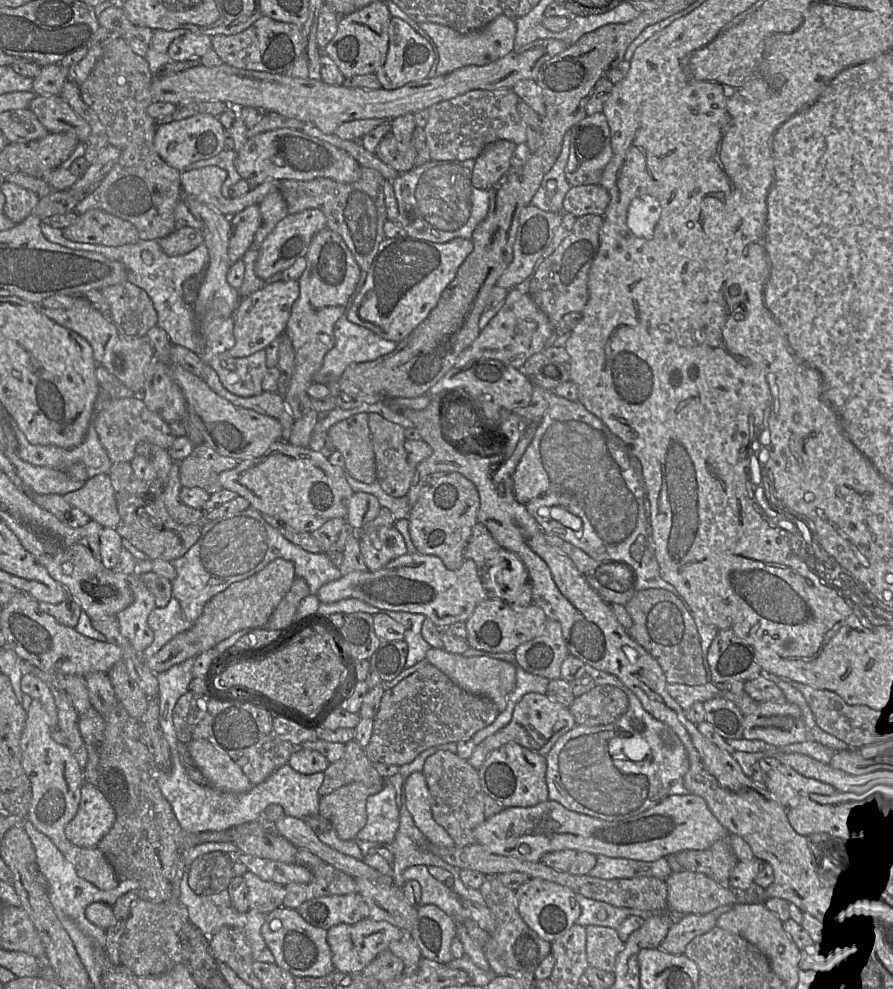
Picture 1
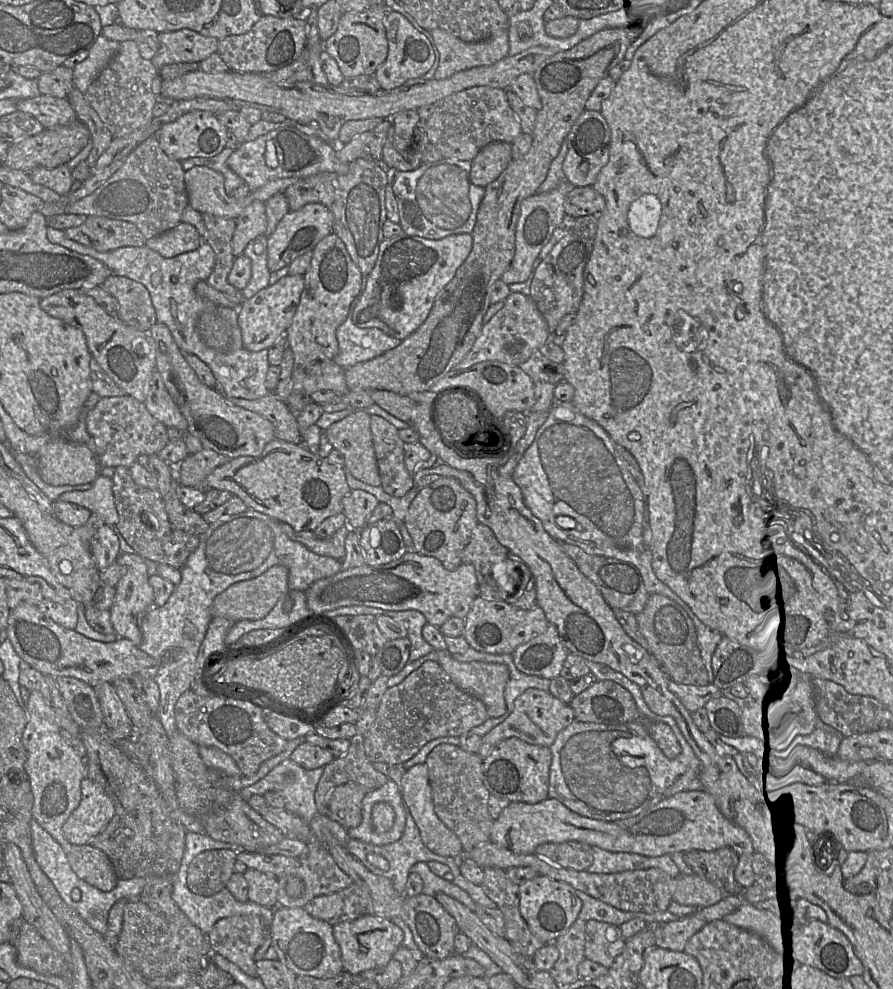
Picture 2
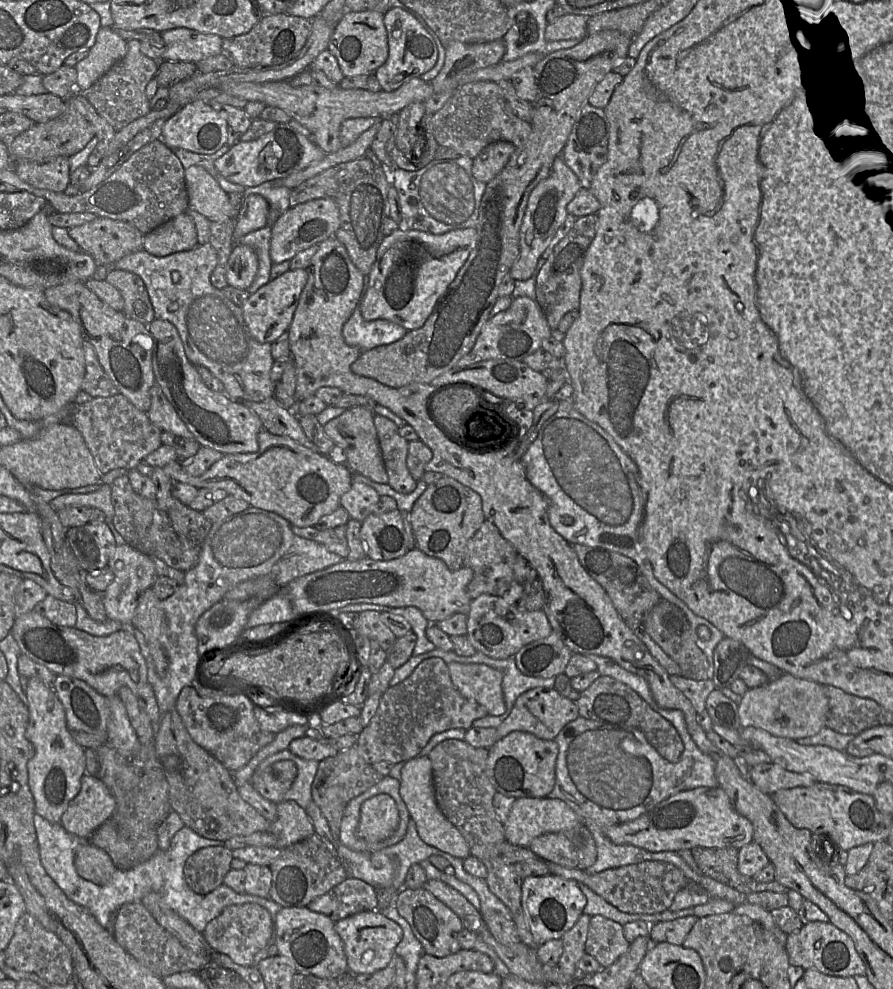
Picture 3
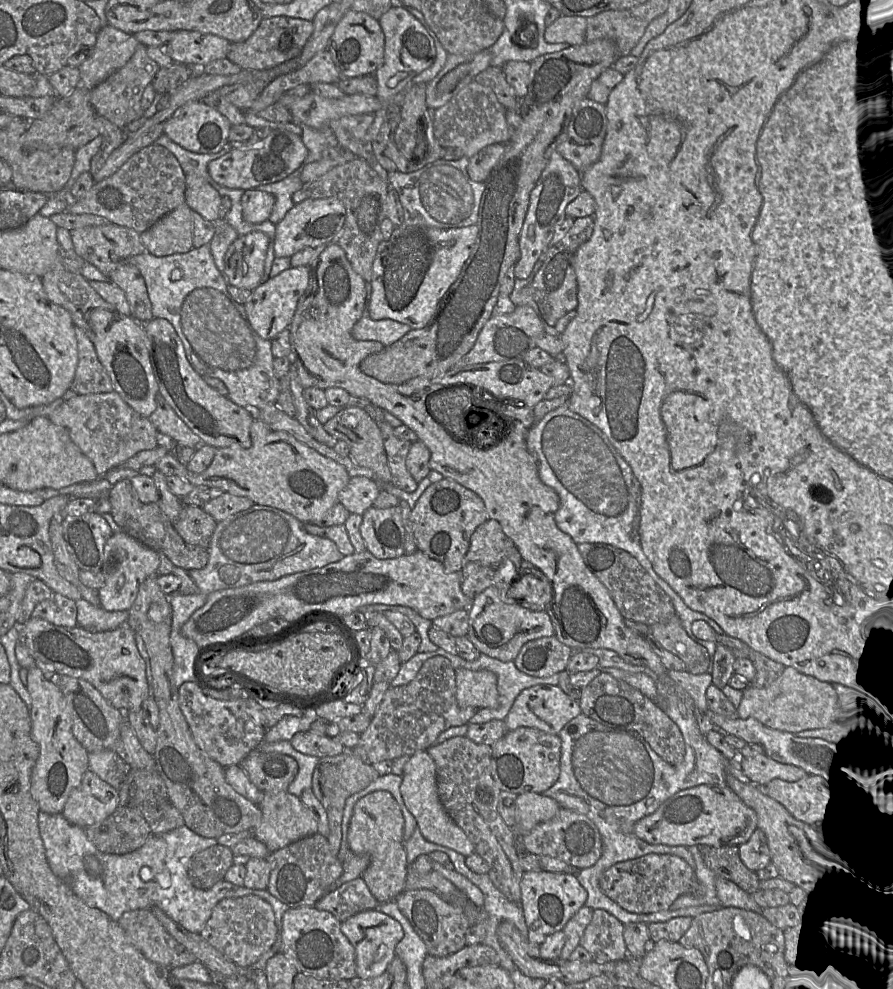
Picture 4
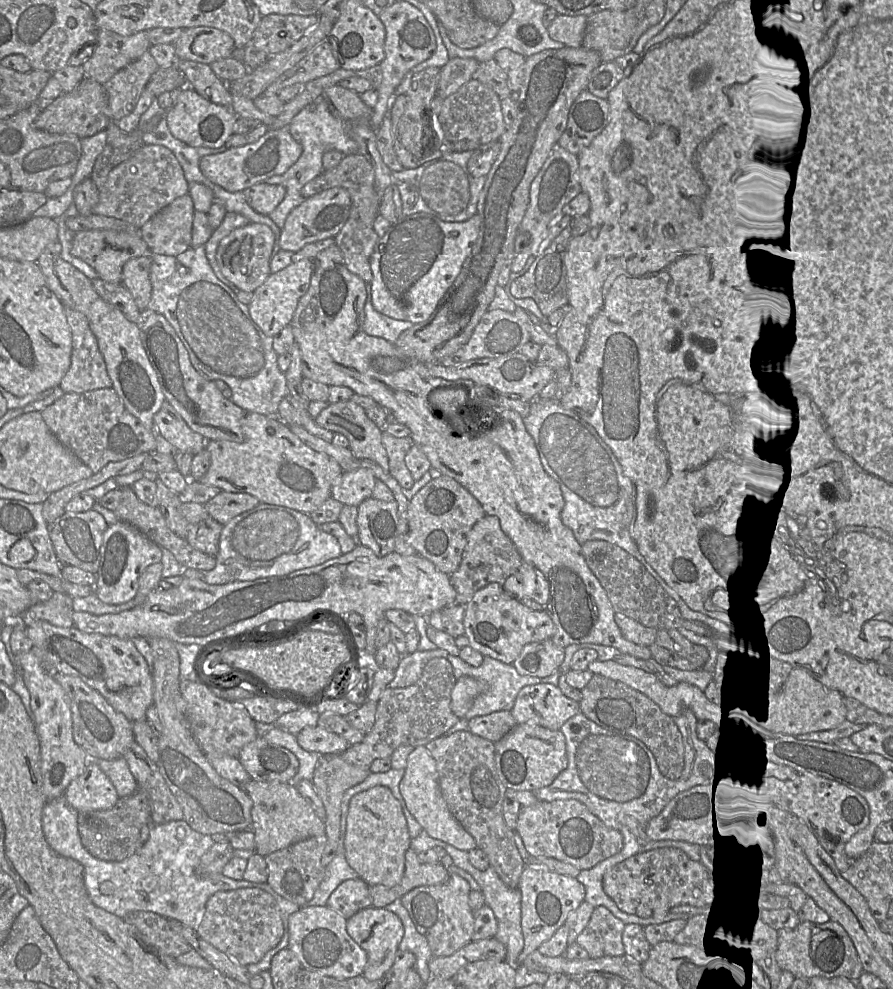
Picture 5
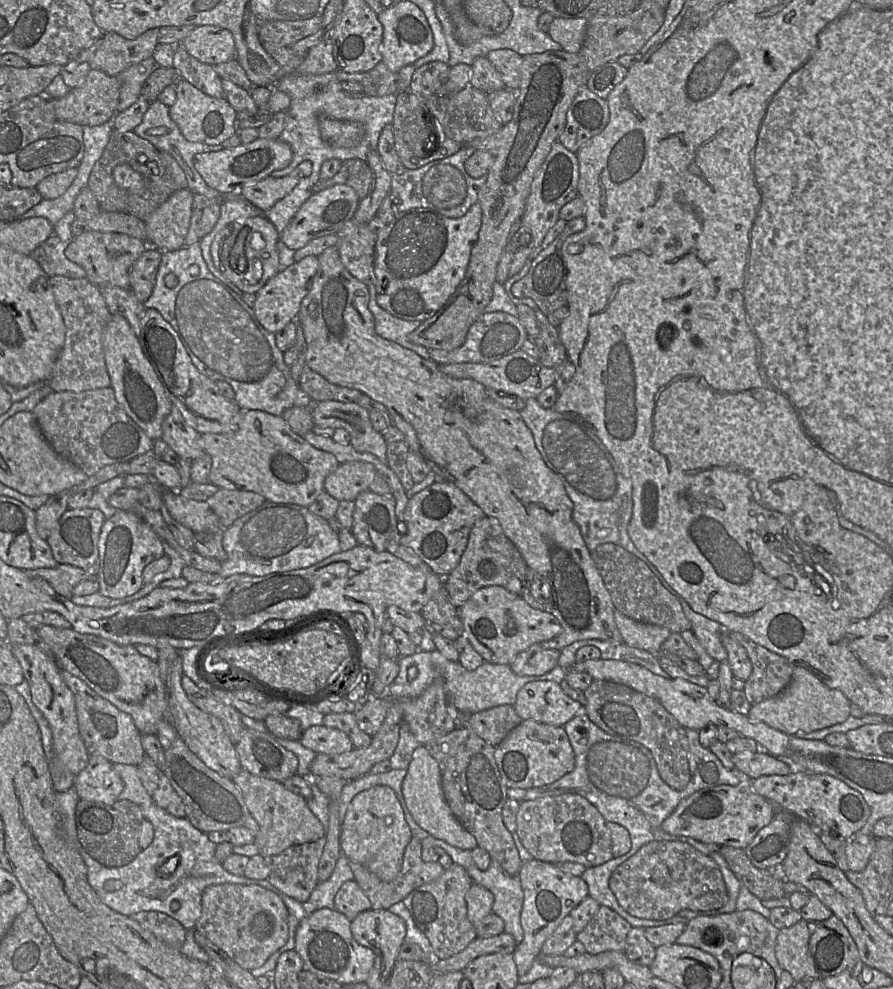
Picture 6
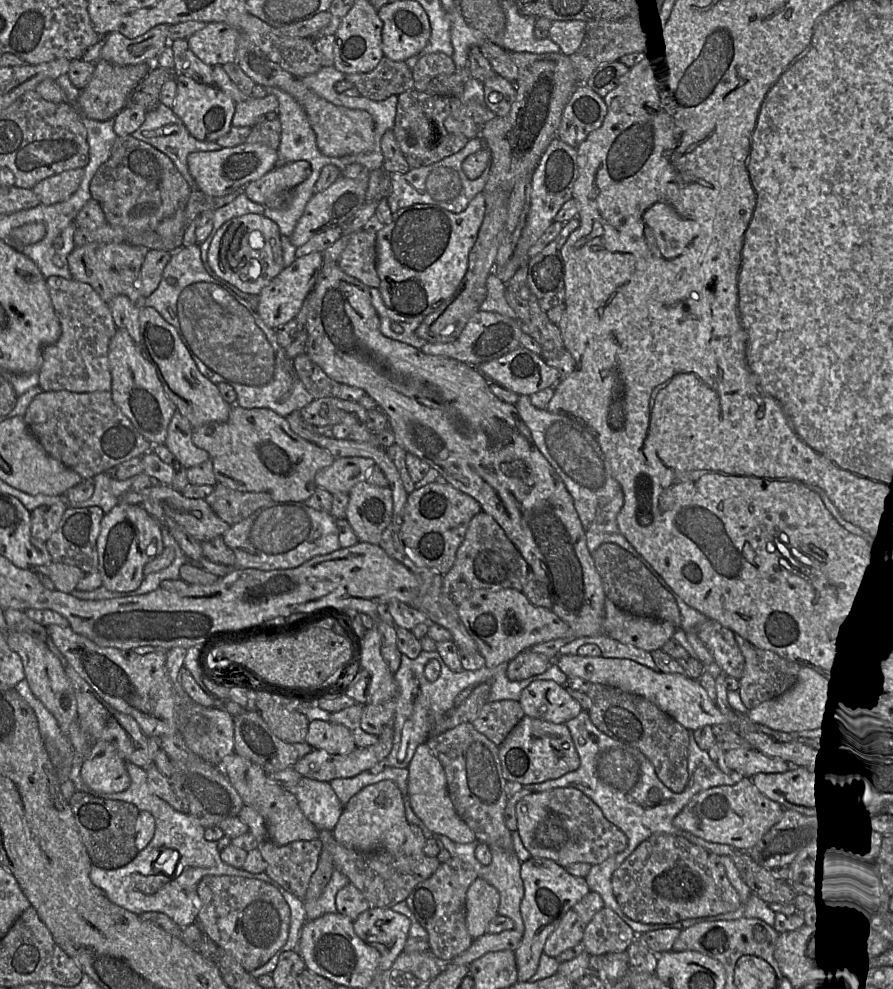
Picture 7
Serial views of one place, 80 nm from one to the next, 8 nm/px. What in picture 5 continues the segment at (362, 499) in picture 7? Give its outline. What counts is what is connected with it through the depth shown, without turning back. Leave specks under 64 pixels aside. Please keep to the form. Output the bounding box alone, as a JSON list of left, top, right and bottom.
[357,496,406,557]

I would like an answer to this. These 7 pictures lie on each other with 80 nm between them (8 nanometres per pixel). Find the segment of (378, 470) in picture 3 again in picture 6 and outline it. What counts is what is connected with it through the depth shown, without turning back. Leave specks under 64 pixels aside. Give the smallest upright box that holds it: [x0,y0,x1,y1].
[311,401,388,463]

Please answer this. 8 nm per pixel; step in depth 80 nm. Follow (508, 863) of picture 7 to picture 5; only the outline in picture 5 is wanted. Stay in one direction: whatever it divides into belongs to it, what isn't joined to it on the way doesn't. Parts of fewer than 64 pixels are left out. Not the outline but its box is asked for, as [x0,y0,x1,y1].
[410,831,524,965]

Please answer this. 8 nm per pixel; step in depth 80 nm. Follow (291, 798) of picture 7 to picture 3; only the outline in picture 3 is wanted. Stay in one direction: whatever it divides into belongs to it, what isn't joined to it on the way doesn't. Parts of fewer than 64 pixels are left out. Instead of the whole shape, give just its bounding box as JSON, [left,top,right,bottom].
[269,800,315,849]

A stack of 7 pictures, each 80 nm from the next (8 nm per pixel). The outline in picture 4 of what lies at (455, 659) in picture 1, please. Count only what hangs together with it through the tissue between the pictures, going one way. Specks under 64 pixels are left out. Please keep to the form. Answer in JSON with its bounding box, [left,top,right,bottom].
[456,668,497,708]

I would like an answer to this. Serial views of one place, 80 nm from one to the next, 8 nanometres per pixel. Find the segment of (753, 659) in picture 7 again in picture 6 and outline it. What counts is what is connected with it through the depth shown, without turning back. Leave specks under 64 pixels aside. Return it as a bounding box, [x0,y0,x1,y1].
[730,631,795,705]

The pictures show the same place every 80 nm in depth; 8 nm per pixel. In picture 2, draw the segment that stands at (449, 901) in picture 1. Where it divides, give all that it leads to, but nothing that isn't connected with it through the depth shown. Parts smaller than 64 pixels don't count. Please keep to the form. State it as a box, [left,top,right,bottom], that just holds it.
[410,862,477,911]

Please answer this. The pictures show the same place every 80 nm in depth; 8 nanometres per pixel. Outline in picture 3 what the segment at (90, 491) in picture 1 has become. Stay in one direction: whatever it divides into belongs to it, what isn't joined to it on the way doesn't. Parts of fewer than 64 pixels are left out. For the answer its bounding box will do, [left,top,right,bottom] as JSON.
[49,483,114,519]

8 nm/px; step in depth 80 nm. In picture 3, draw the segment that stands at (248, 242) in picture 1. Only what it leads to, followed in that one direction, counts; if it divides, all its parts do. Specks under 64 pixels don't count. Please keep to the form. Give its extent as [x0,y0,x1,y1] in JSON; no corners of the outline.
[234,194,269,245]

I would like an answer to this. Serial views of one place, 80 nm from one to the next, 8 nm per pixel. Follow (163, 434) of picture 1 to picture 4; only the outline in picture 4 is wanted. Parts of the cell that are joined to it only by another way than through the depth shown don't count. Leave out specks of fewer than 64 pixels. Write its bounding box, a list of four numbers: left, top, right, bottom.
[48,392,158,477]

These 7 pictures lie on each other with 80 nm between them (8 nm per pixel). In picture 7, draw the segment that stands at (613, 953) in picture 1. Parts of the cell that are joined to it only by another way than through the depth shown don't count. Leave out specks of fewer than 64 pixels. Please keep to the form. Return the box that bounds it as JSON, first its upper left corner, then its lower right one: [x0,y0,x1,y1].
[581,906,637,956]

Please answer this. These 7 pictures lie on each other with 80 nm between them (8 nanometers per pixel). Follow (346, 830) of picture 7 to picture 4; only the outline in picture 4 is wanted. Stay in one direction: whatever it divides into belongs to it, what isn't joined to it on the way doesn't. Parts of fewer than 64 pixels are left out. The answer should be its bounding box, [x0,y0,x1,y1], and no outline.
[348,790,408,904]

